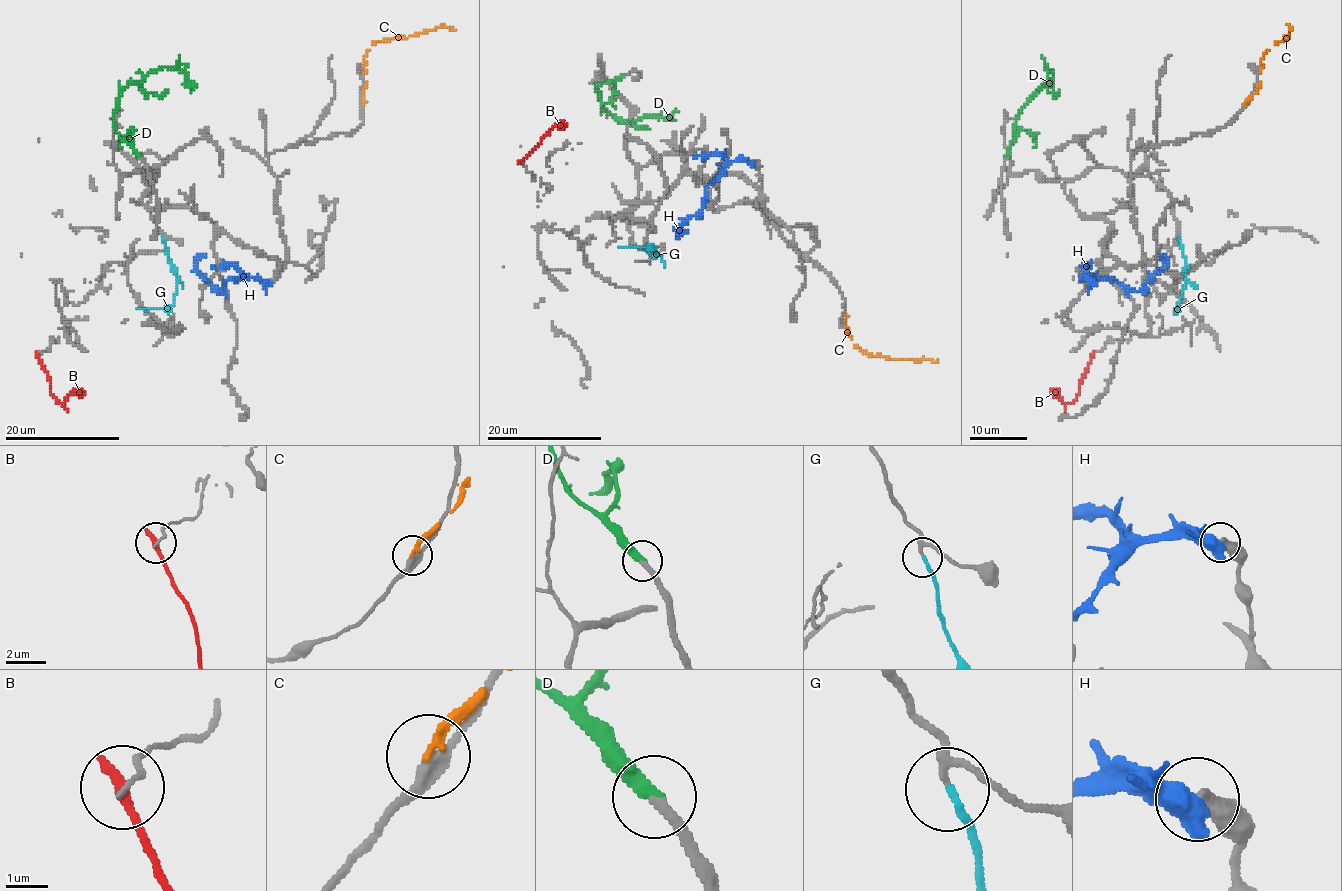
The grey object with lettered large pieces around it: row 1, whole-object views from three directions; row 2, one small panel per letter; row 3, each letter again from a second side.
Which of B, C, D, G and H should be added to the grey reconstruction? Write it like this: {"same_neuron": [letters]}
{"same_neuron": ["D", "G"]}

